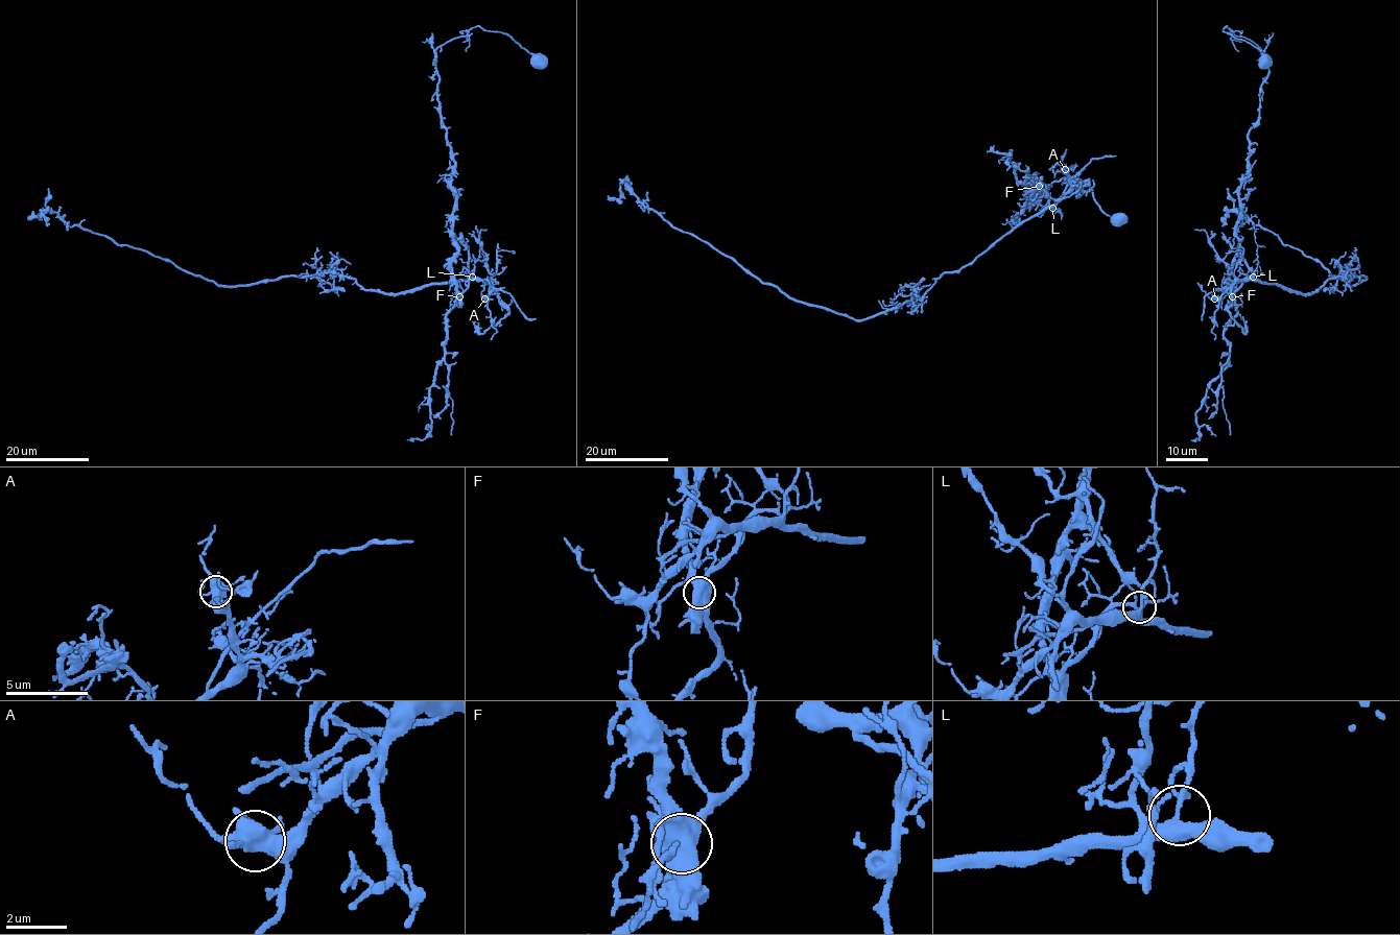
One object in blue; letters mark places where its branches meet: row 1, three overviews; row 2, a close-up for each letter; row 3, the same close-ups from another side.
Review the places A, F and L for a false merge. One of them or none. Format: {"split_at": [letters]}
{"split_at": ["F"]}

